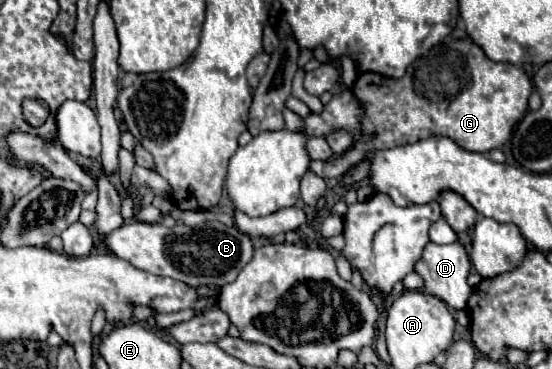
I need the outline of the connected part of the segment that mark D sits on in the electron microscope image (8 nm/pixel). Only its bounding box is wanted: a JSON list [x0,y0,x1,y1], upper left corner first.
[415,241,471,309]

